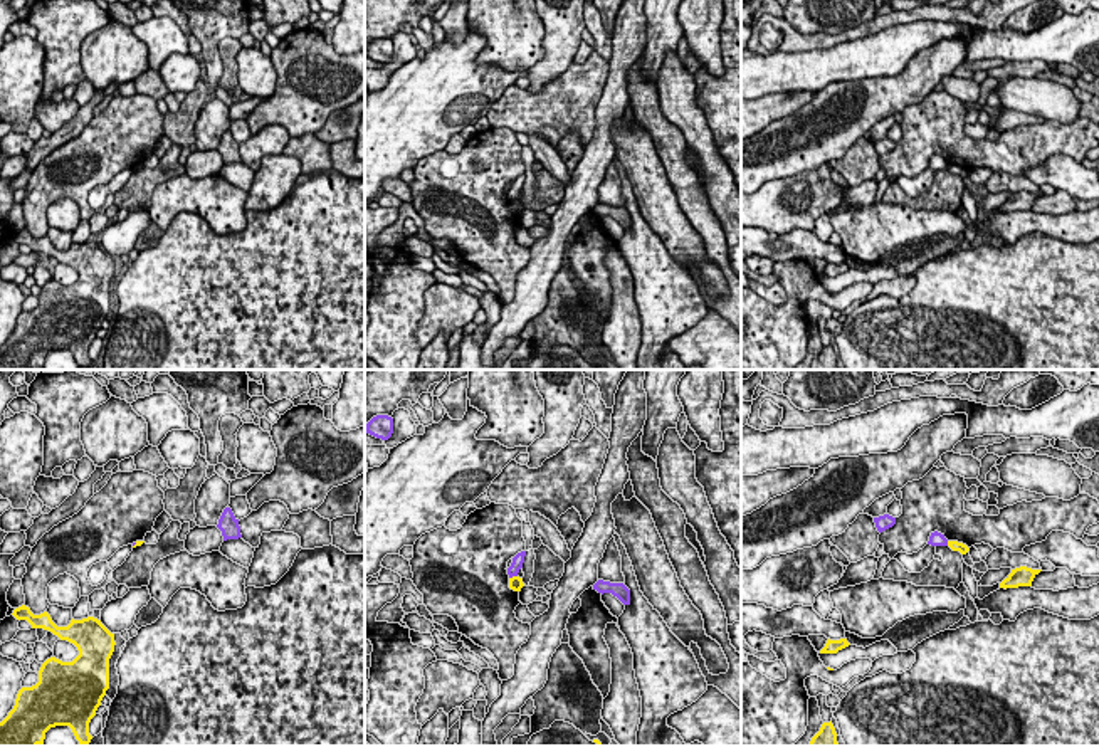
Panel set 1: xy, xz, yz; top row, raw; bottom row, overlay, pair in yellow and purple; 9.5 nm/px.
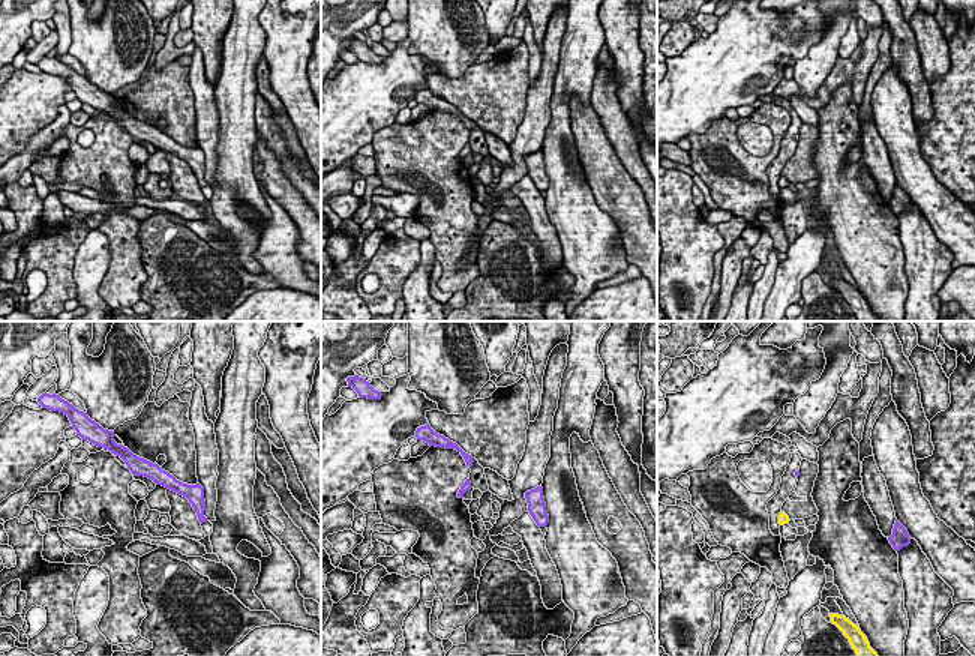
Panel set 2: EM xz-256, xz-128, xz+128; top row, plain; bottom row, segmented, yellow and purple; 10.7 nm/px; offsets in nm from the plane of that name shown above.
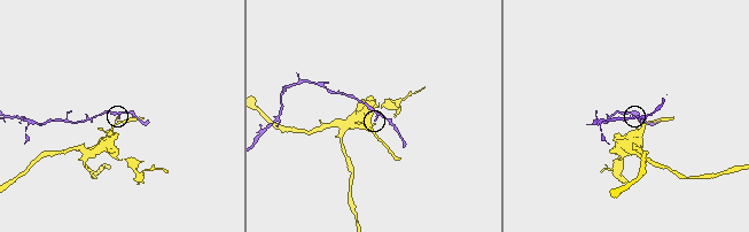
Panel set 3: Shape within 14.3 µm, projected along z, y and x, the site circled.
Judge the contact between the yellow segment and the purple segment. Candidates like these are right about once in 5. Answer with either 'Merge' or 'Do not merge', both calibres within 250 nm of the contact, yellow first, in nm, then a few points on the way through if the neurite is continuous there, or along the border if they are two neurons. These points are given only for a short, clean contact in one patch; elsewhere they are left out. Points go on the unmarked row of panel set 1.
Do not merge. Thickness 130 nm (yellow) against 120 nm. Boundary: xz (516, 199), (510, 202)

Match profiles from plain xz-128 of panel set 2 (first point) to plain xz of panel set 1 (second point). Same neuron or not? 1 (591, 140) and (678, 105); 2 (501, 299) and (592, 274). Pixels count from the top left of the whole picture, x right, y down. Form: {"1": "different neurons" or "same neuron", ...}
{"1": "different neurons", "2": "different neurons"}

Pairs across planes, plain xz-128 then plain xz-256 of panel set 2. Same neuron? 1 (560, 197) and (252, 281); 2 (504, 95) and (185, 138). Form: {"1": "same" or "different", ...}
{"1": "different", "2": "same"}

